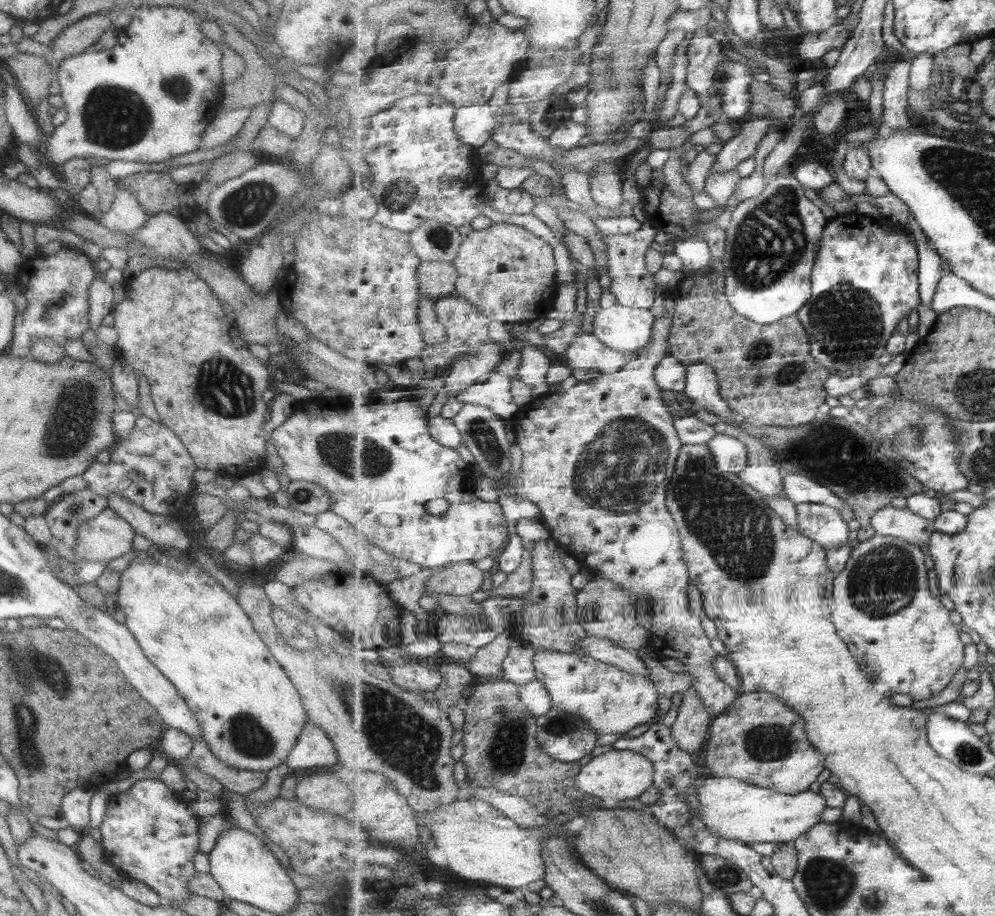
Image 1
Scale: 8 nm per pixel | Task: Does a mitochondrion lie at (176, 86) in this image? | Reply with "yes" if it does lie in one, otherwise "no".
yes

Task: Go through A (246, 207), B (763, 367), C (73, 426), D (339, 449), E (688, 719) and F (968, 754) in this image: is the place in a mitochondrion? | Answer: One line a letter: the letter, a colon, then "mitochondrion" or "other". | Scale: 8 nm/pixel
A: mitochondrion
B: mitochondrion
C: mitochondrion
D: mitochondrion
E: other
F: mitochondrion

